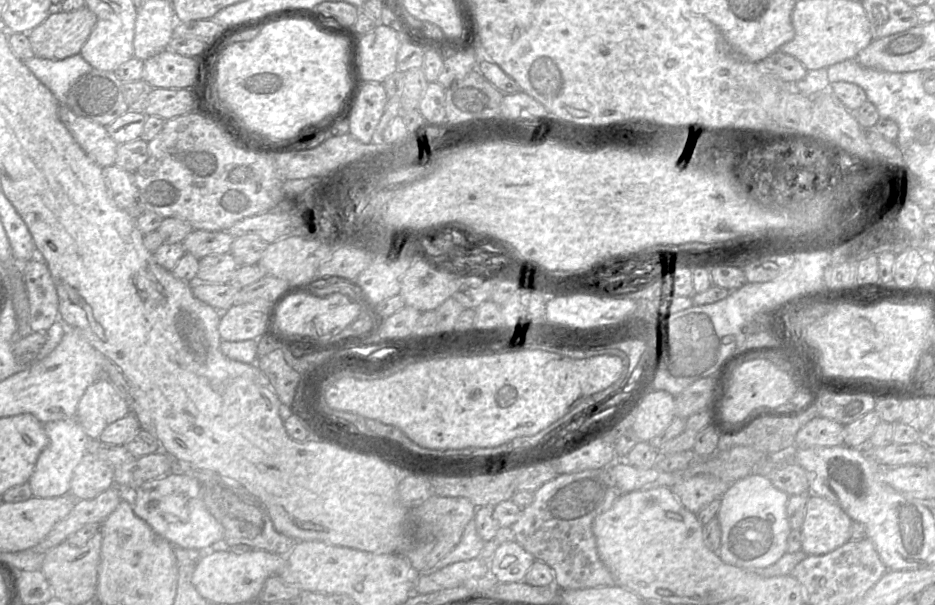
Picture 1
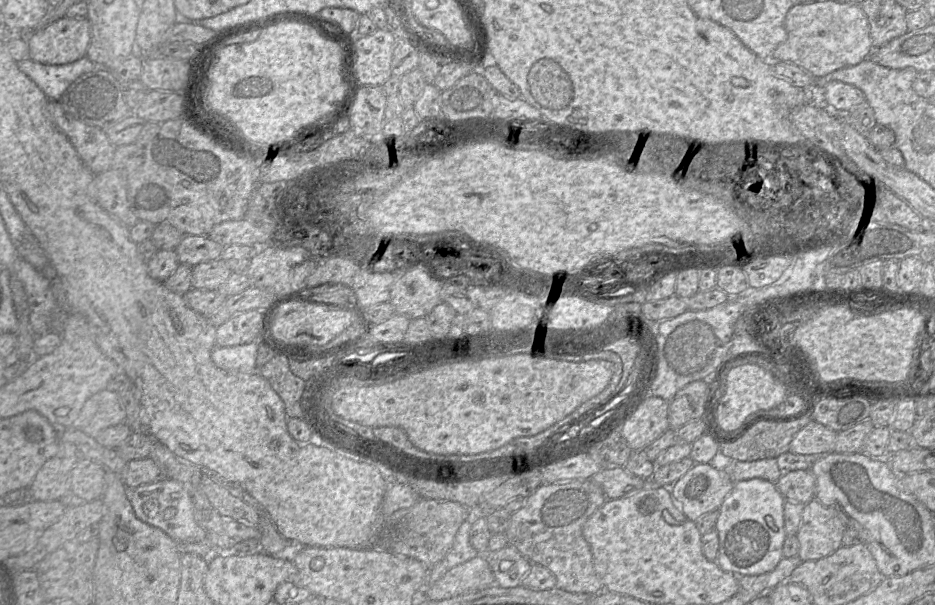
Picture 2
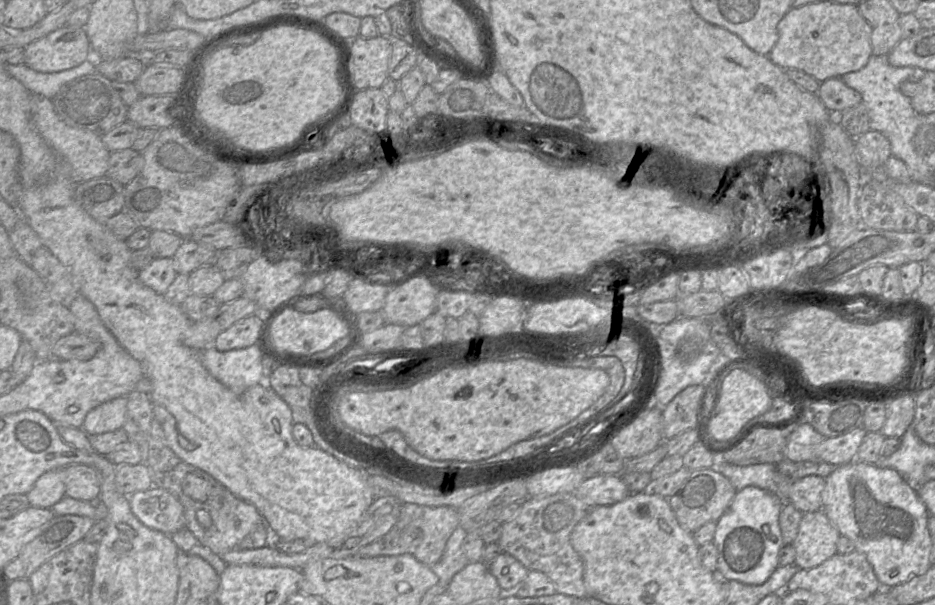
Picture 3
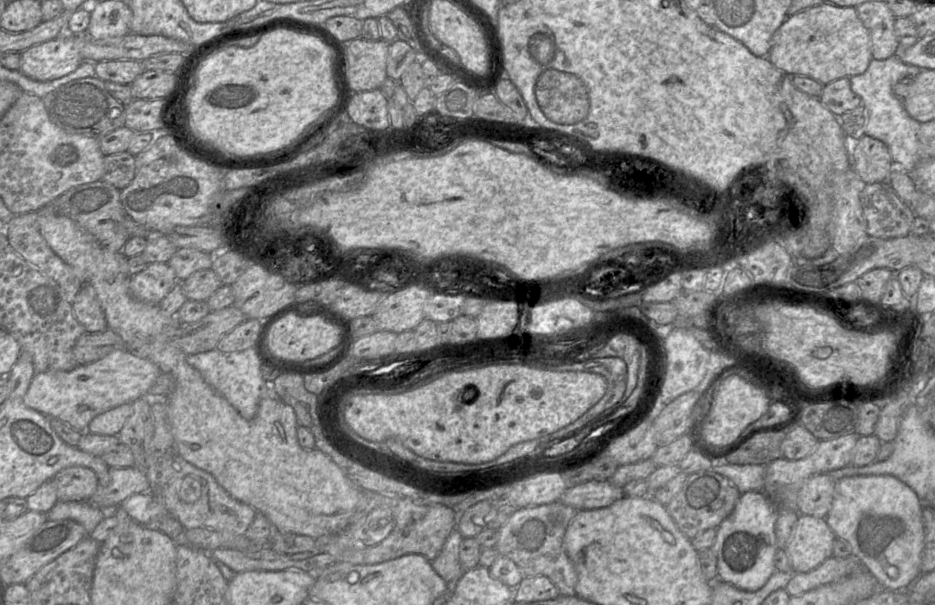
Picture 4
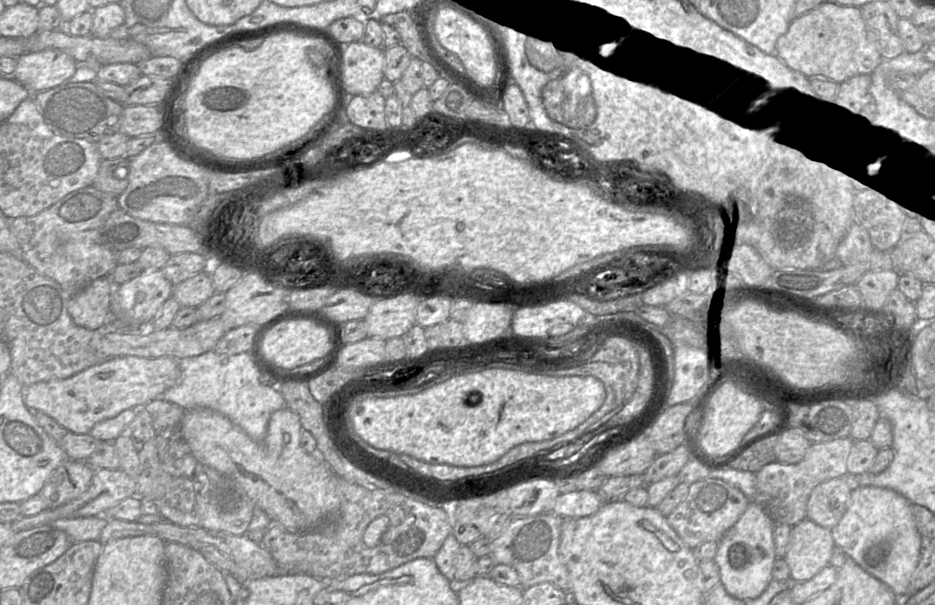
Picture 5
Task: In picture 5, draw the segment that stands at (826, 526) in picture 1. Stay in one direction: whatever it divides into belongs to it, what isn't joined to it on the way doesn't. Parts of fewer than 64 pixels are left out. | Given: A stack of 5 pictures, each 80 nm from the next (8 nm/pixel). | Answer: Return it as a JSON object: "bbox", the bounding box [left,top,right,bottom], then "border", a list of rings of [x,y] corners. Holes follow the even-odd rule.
{"bbox":[784,518,835,582],"border":[[[805,518],[792,527],[784,559],[790,569],[792,582],[813,578],[829,564],[835,547],[830,529]]]}

